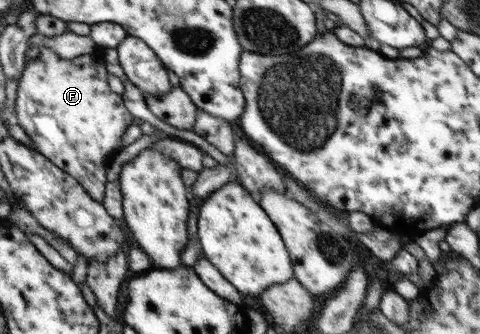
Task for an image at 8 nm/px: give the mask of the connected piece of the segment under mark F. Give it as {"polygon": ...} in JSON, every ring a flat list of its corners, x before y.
{"polygon":[[39,46,39,50,39,55,25,64,19,78,16,98,18,125,26,131,36,152,40,152,57,168,76,179,86,192,100,203,104,198,108,181,105,176,108,161,120,150,120,141,132,125,134,117,125,108,123,96,114,93,108,84,108,71,106,71,102,49,77,56,74,60,54,56,51,48]]}

